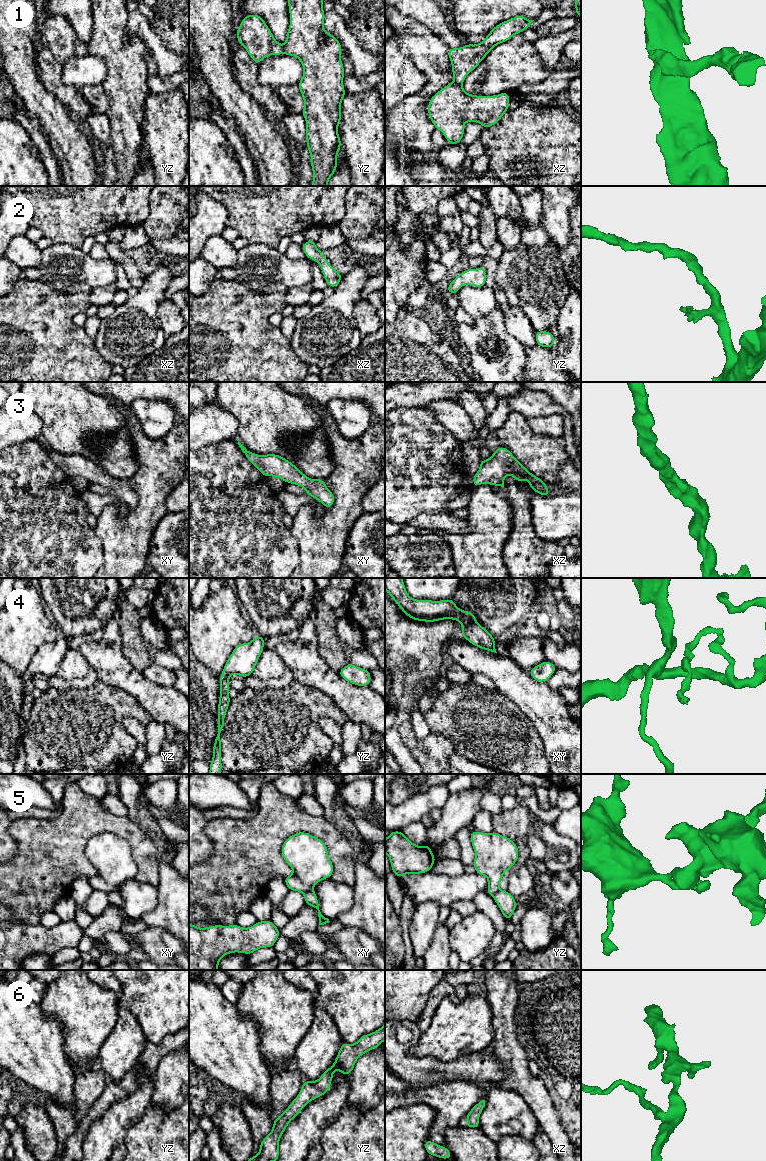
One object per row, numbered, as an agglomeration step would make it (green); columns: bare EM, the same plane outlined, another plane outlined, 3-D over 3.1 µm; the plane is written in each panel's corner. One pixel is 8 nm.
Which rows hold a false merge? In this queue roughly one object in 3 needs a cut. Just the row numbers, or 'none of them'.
1, 5

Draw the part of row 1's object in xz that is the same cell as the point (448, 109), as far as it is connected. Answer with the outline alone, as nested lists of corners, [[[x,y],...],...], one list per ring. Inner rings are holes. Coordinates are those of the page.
[[[451,83],[431,97],[428,103],[428,116],[435,128],[443,133],[448,144],[454,145],[460,143],[464,136],[465,122],[476,122],[484,128],[489,128],[497,124],[508,111],[510,101],[507,92],[493,96],[478,96],[466,93],[462,85]]]

